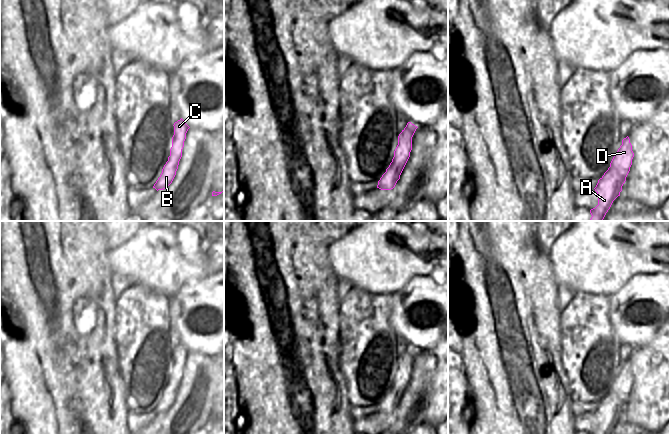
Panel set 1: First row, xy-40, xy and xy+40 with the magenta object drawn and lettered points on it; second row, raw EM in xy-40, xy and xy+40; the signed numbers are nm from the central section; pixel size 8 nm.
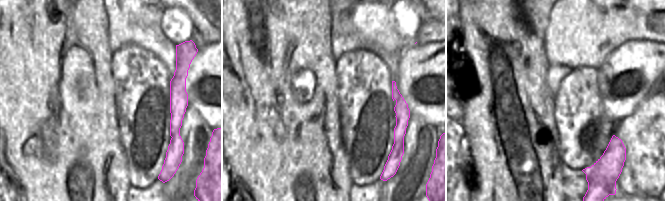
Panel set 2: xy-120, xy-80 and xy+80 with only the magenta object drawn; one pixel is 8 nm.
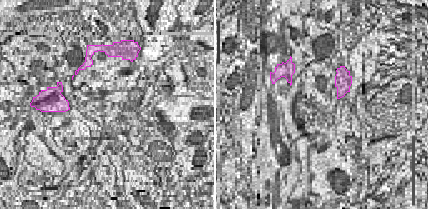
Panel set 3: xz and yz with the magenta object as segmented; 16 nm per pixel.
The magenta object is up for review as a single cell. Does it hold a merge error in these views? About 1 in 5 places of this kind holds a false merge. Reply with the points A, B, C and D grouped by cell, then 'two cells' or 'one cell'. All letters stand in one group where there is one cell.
A C D / B | two cells

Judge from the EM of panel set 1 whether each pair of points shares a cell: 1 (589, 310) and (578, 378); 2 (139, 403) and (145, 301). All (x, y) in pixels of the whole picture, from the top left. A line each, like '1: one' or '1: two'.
1: one
2: one

